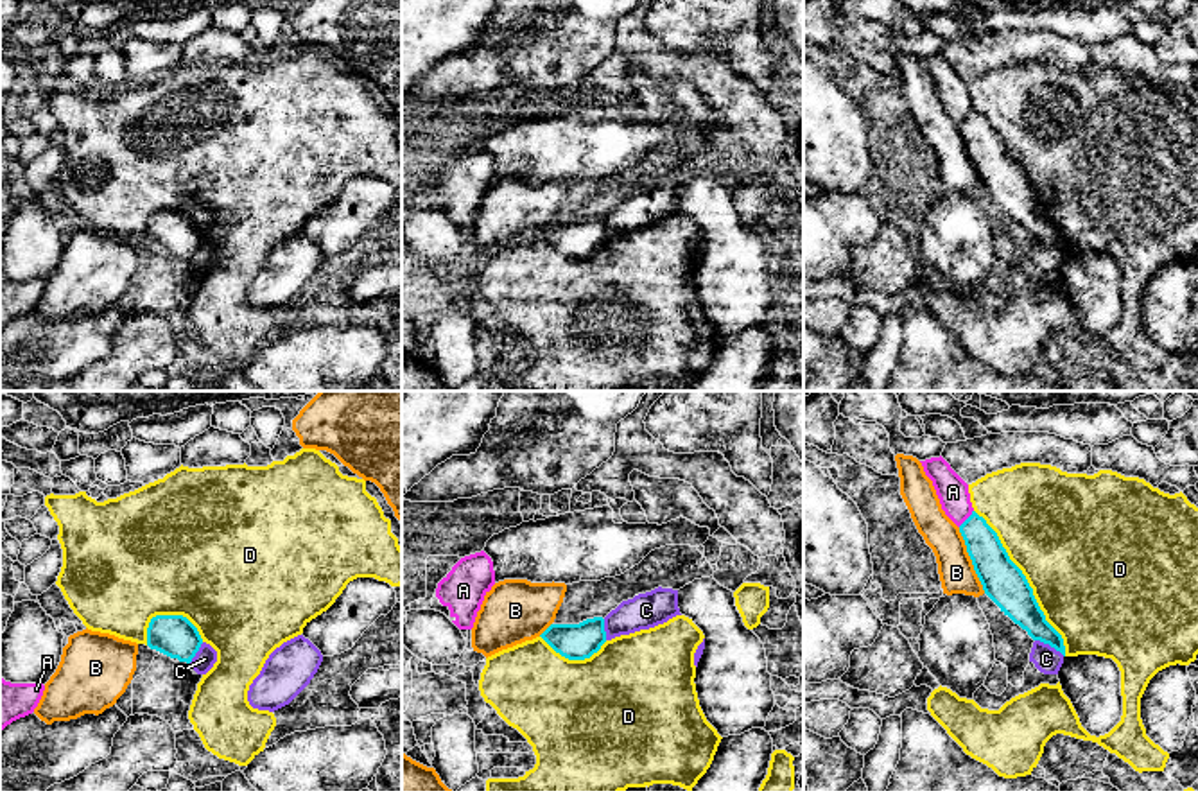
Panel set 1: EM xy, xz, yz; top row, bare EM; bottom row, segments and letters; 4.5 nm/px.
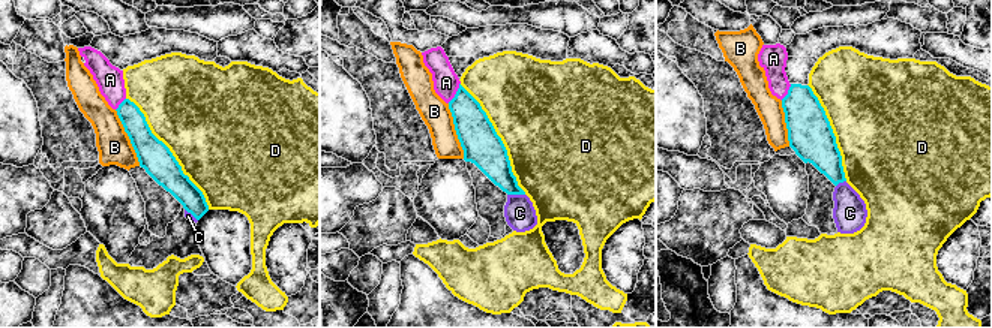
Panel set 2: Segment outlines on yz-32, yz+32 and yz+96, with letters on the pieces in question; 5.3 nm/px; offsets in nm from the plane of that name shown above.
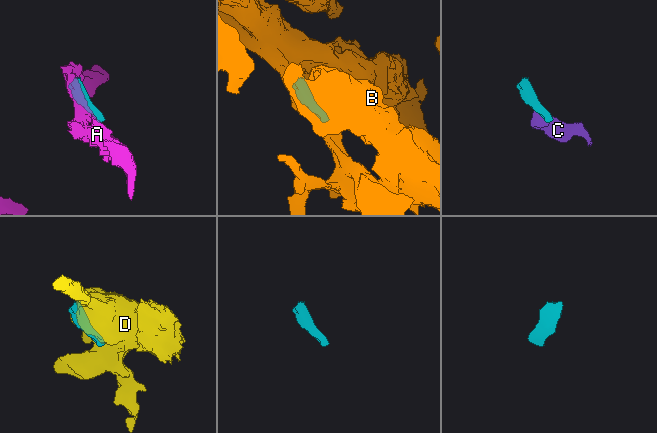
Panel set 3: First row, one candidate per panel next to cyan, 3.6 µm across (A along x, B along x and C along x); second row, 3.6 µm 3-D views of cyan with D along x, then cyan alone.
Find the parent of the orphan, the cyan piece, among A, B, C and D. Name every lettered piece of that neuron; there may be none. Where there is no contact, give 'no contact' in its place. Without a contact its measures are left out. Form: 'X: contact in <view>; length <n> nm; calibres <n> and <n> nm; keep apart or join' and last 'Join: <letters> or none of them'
A: contact in yz; length 100 nm; calibres 160 and 140 nm; keep apart
B: contact in yz; length 320 nm; calibres 190 and 160 nm; keep apart
C: contact in yz; length 150 nm; calibres 160 and 120 nm; join
D: contact in yz; length 750 nm; calibres 190 and 500 nm; keep apart
Join: C

